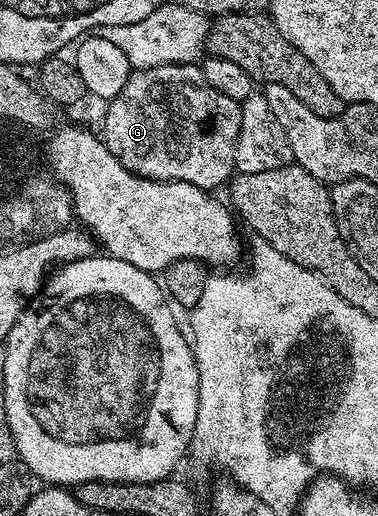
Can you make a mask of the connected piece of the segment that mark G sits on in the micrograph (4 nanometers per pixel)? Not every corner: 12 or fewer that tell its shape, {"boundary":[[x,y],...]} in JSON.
{"boundary":[[200,65],[137,69],[102,140],[140,177],[216,191],[241,102]]}

